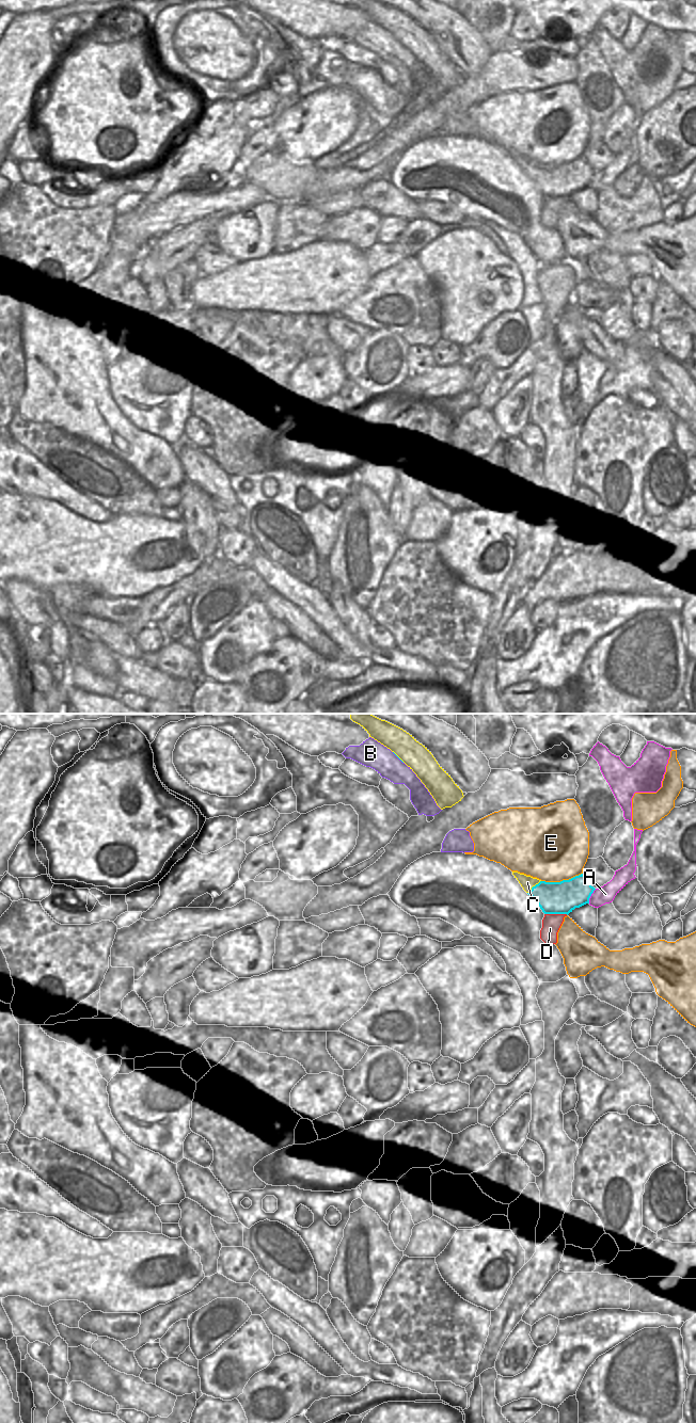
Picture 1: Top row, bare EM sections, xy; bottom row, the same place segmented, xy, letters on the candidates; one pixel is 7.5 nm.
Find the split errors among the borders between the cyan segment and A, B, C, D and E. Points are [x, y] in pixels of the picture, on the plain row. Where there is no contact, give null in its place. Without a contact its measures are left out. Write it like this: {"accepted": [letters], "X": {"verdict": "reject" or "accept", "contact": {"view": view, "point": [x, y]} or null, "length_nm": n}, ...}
{"accepted": ["B"], "A": {"verdict": "reject", "contact": {"view": "xy", "point": [590, 178]}, "length_nm": 130}, "B": {"verdict": "accept", "contact": {"view": "xy", "point": [397, 40]}, "length_nm": 120}, "C": {"verdict": "reject", "contact": {"view": "xy", "point": [533, 170]}, "length_nm": 140}, "D": {"verdict": "reject", "contact": {"view": "xy", "point": [556, 196]}, "length_nm": 180}, "E": {"verdict": "reject", "contact": {"view": "xy", "point": [563, 163]}, "length_nm": 320}}

